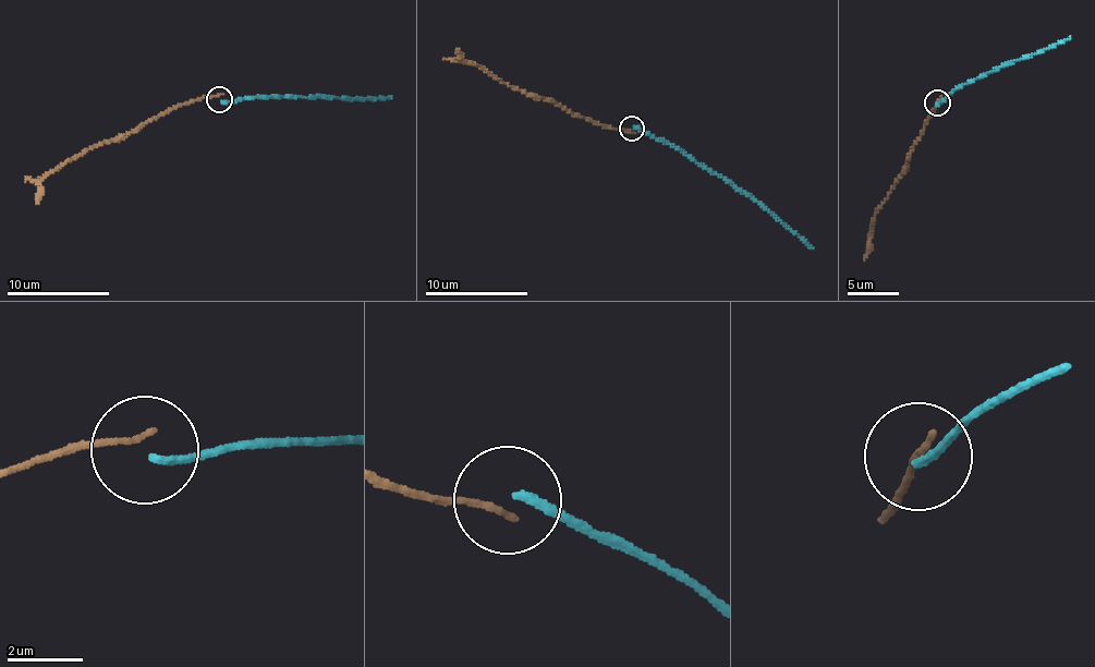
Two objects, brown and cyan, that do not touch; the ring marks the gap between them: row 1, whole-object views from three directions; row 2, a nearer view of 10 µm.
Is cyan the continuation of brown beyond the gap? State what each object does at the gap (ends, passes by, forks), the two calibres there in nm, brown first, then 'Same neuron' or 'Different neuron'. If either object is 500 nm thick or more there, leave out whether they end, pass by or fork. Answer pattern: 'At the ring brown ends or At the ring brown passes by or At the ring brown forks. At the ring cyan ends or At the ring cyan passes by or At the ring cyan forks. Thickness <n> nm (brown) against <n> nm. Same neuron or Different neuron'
At the ring brown ends. At the ring cyan ends. Thickness 190 nm (brown) against 200 nm. Different neuron

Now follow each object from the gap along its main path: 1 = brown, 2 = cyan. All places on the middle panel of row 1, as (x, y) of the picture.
1: (630, 130), (603, 128), (588, 119), (572, 116), (548, 99), (500, 83), (477, 65), (459, 59), (457, 49)
2: (633, 129), (668, 141), (731, 180), (813, 249)

